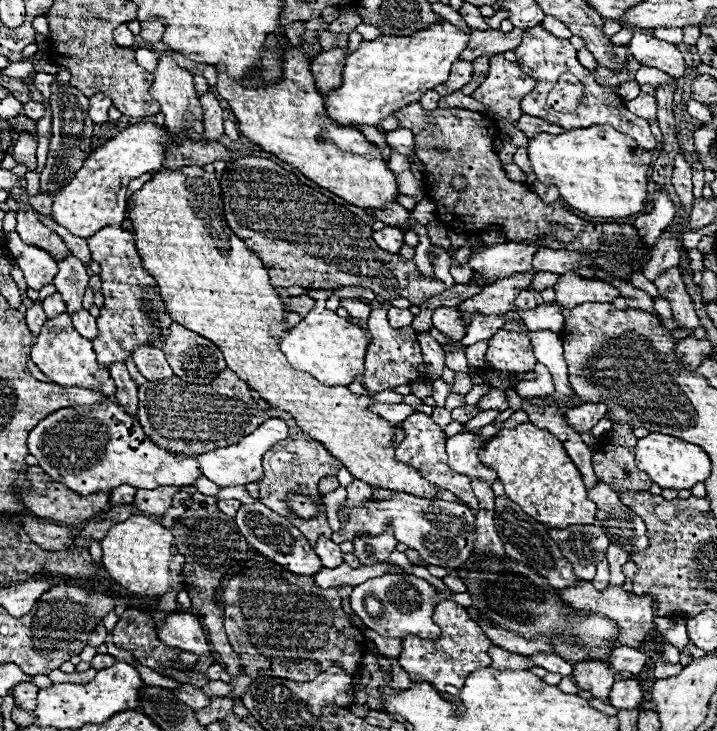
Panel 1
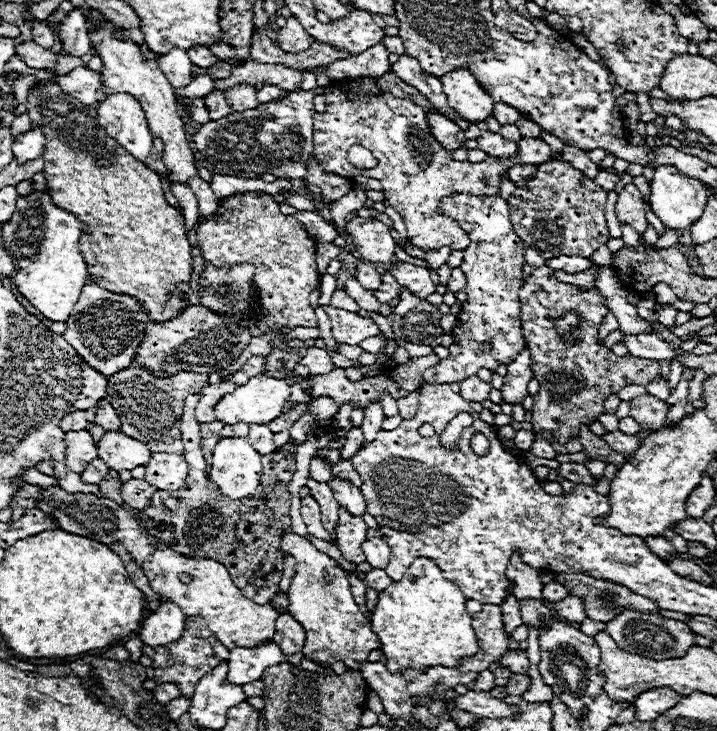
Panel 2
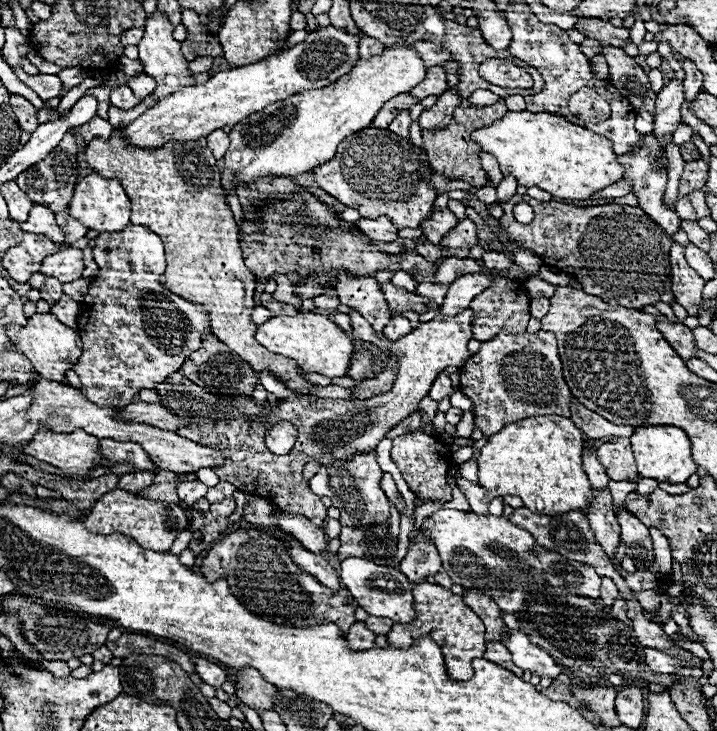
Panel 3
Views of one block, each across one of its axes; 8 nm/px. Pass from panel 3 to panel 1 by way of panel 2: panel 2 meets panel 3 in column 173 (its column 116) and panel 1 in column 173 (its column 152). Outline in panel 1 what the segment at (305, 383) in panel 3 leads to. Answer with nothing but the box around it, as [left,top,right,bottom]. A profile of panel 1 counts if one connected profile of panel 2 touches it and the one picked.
[128,166,440,498]

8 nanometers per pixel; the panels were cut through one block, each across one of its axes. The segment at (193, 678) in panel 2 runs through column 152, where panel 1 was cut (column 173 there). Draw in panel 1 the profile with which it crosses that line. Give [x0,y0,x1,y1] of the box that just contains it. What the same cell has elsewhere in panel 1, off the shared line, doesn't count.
[112,608,182,676]

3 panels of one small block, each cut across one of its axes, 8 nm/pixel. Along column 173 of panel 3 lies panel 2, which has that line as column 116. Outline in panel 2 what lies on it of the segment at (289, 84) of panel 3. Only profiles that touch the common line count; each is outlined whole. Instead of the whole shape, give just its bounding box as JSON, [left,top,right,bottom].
[97,94,154,162]

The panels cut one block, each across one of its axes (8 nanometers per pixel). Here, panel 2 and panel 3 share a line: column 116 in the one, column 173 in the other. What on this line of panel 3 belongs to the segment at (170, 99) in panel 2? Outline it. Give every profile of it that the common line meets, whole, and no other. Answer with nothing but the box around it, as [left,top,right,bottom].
[138,12,196,100]

